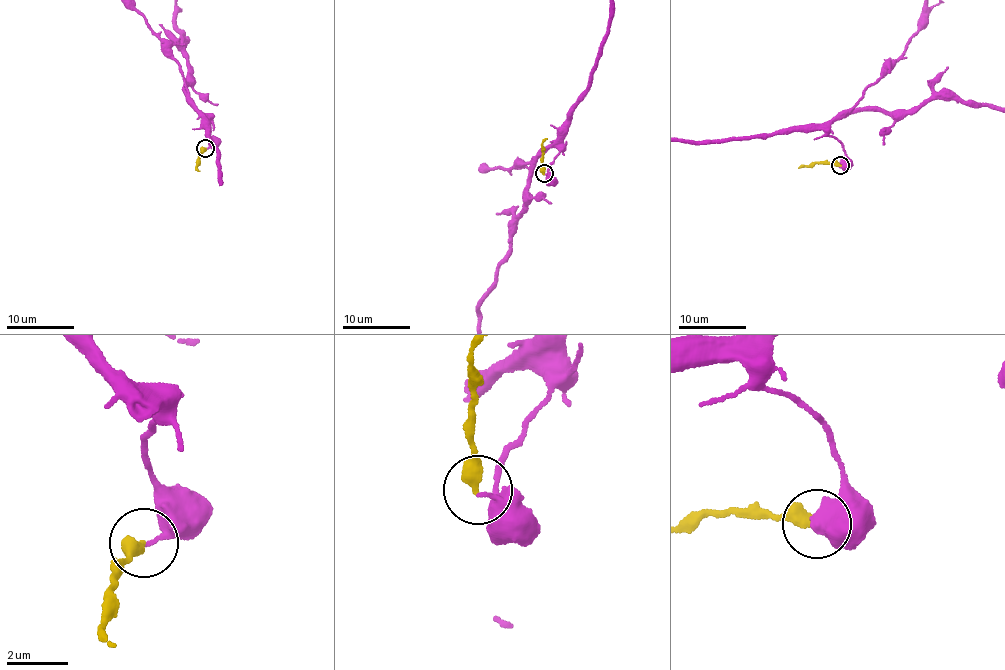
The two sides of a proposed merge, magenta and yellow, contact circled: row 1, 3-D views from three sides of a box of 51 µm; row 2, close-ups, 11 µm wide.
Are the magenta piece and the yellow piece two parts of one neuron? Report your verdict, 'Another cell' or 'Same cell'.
Another cell

